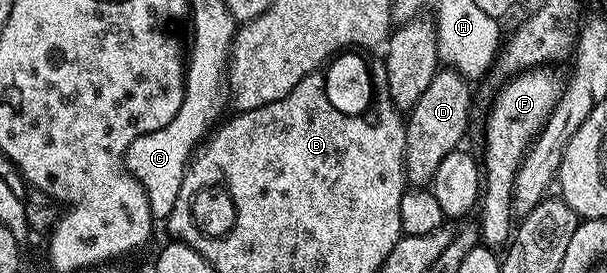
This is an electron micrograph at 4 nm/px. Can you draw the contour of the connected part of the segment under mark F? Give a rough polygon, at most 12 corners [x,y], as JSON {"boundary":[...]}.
{"boundary":[[552,65],[514,74],[485,118],[479,238],[508,247],[515,176],[563,93]]}

